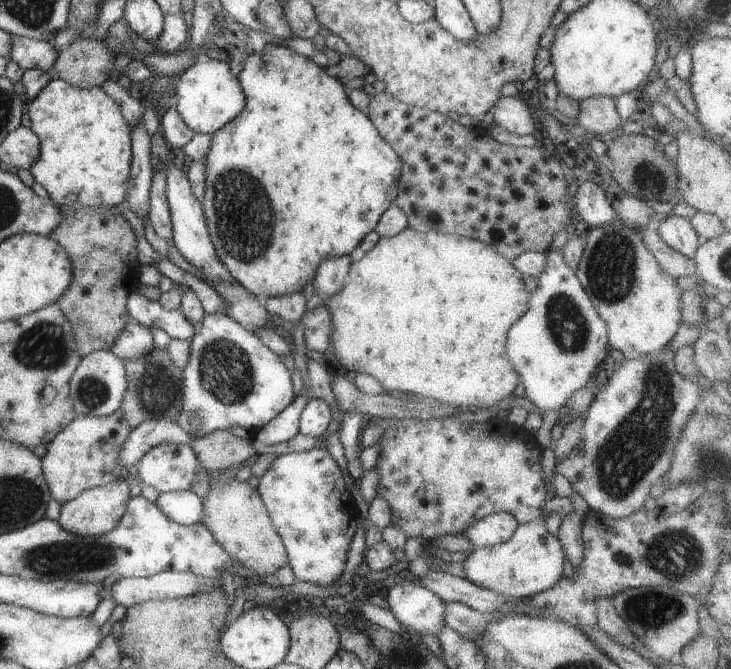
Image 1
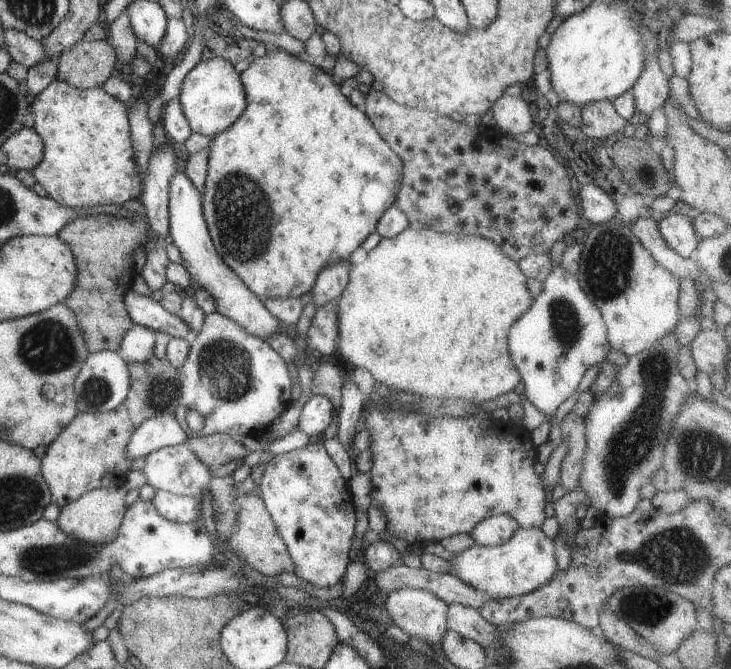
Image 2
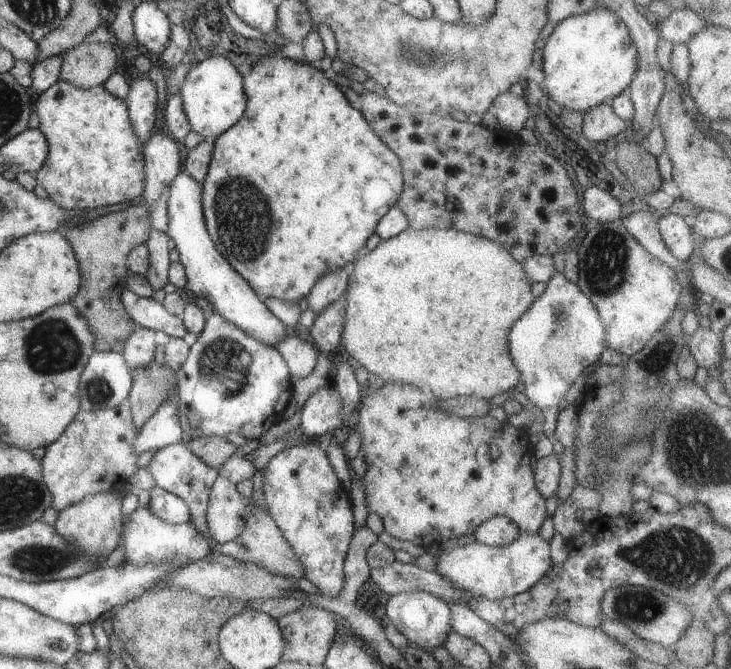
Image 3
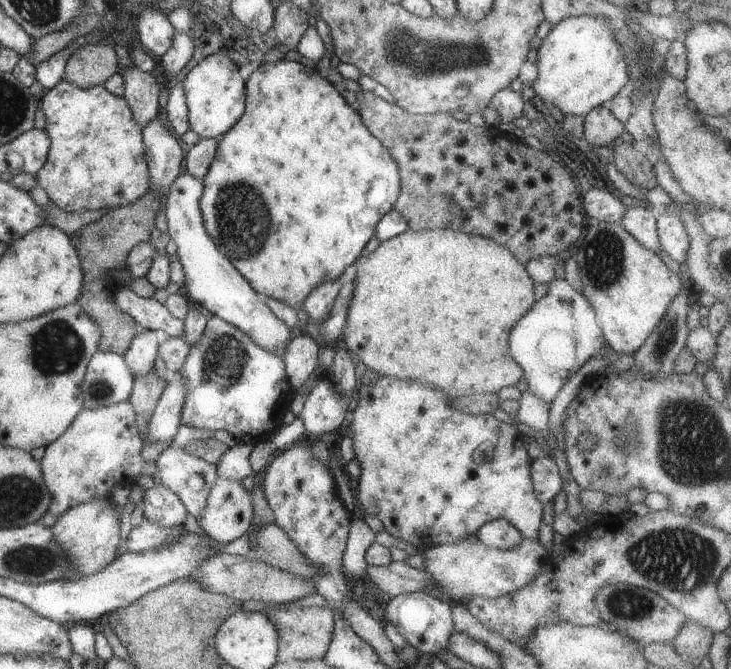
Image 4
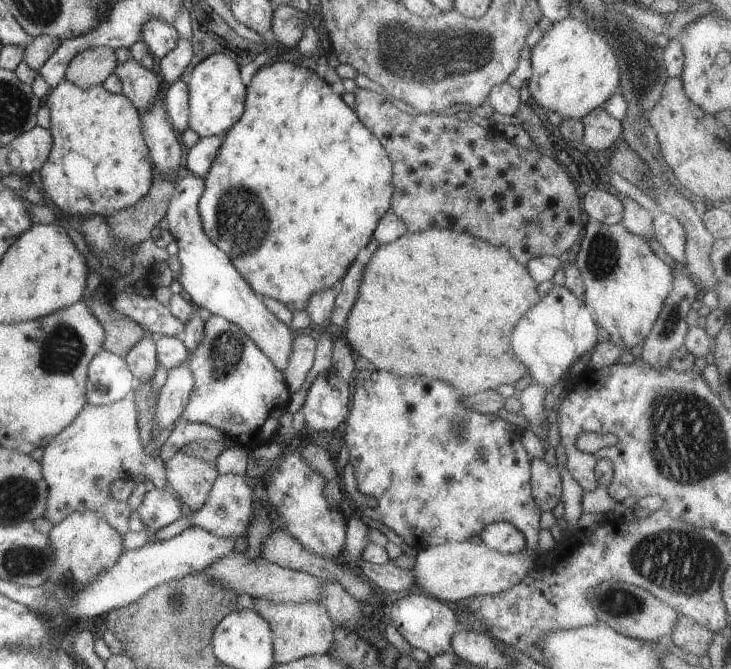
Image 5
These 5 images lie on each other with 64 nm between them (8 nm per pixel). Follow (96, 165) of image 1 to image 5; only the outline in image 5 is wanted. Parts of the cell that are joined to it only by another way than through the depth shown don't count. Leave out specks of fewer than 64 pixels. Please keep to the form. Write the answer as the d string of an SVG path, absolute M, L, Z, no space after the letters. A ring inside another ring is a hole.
M63 79L43 105L50 111L53 142L40 180L46 197L62 213L106 218L131 208L149 194L156 174L143 138L140 114L126 96L111 94L102 85L82 89Z

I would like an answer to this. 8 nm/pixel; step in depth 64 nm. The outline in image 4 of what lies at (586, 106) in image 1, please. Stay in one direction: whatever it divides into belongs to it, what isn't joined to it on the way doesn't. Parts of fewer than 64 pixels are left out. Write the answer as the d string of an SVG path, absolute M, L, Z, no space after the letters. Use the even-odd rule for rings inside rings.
M603 105L594 108L585 117L583 138L590 145L606 147L621 136L625 136L624 123L617 120Z

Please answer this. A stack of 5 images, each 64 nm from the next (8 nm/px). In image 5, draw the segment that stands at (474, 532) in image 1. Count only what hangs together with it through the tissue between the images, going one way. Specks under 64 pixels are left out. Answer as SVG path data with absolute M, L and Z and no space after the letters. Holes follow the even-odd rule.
M497 521L487 525L482 533L482 543L503 554L520 553L525 547L525 537L510 522Z

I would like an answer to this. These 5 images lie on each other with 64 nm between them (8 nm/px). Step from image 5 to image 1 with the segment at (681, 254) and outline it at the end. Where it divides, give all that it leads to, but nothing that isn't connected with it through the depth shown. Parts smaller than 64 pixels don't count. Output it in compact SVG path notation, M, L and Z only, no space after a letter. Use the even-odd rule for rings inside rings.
M668 215L656 229L660 238L686 258L693 258L699 247L699 236L692 223L685 217Z

